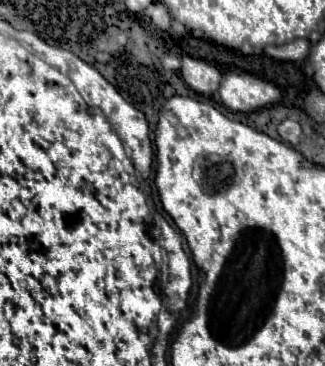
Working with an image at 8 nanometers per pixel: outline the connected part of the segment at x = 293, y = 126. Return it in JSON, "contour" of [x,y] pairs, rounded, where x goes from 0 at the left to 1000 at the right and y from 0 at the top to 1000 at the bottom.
{"contour":[[[880,322],[874,333],[862,333],[855,366],[862,366],[868,383],[892,388],[898,399],[917,399],[917,393],[929,388],[929,350],[923,350],[923,339],[905,333],[905,328],[886,328],[886,322]]]}

